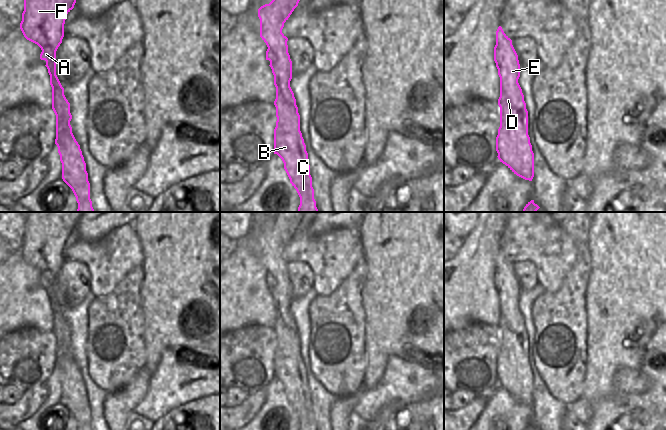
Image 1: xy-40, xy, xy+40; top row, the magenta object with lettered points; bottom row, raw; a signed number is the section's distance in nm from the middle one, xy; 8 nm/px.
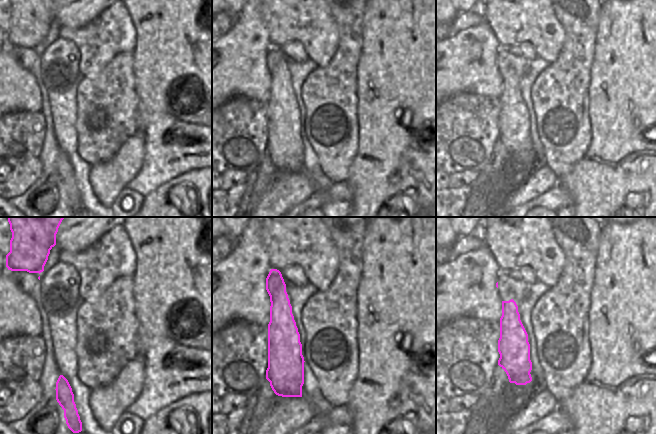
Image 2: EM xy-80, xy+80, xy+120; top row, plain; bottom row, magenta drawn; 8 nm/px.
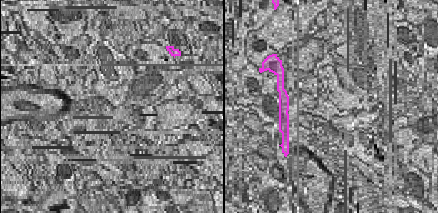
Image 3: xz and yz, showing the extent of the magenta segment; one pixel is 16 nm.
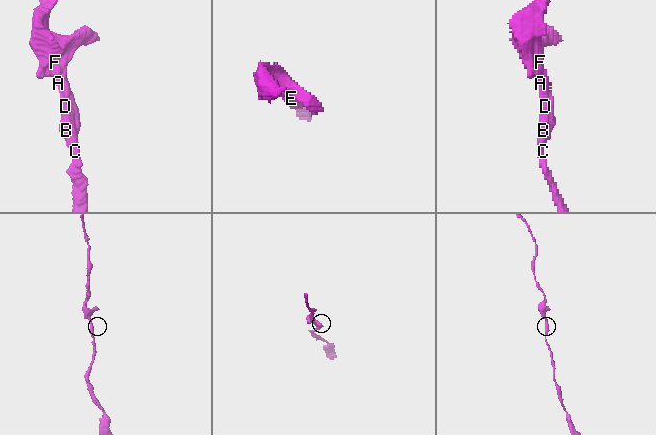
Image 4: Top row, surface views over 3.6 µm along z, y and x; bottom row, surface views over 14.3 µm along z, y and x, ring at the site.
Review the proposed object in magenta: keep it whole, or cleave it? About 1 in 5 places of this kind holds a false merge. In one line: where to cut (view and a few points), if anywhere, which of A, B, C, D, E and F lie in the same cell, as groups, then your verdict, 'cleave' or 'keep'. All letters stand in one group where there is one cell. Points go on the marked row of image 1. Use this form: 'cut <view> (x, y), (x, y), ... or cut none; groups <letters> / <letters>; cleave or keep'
cut none; groups A B C D E F; keep

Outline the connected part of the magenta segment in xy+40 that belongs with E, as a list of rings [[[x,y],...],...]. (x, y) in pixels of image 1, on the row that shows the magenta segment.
[[[501,26],[496,31],[494,61],[500,77],[500,127],[496,137],[498,159],[517,176],[532,181],[534,153],[528,135],[528,111],[518,83],[520,64],[512,40]]]

